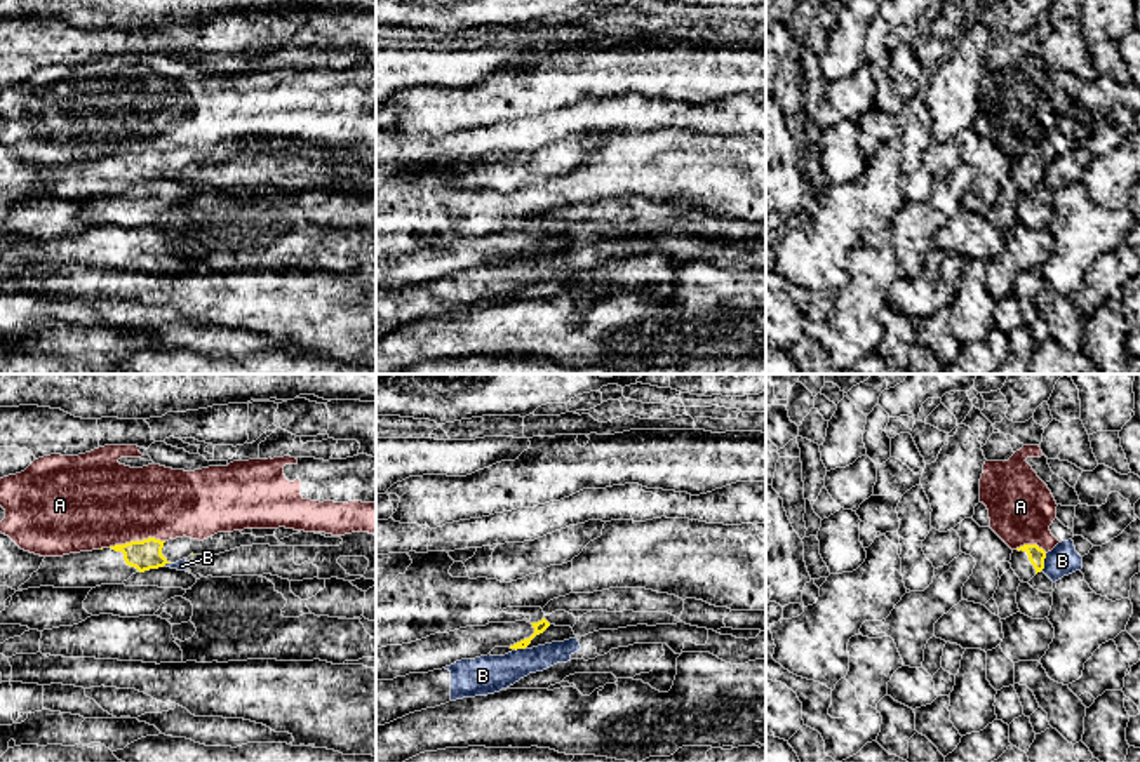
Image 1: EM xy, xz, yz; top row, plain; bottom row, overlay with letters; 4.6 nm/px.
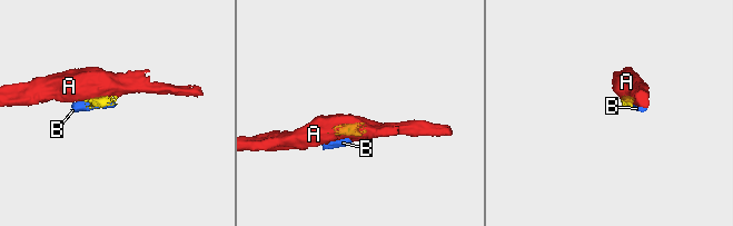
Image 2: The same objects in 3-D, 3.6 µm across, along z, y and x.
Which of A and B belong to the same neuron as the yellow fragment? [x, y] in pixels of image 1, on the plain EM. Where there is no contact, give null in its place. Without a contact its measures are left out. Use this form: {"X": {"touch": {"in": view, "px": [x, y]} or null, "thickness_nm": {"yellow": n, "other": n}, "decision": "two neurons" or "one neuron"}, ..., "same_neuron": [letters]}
{"A": {"touch": {"in": "xy", "px": [136, 152]}, "thickness_nm": {"yellow": 140, "other": 420}, "decision": "two neurons"}, "B": {"touch": {"in": "yz", "px": [1043, 173]}, "thickness_nm": {"yellow": 80, "other": 140}, "decision": "two neurons"}, "same_neuron": []}

